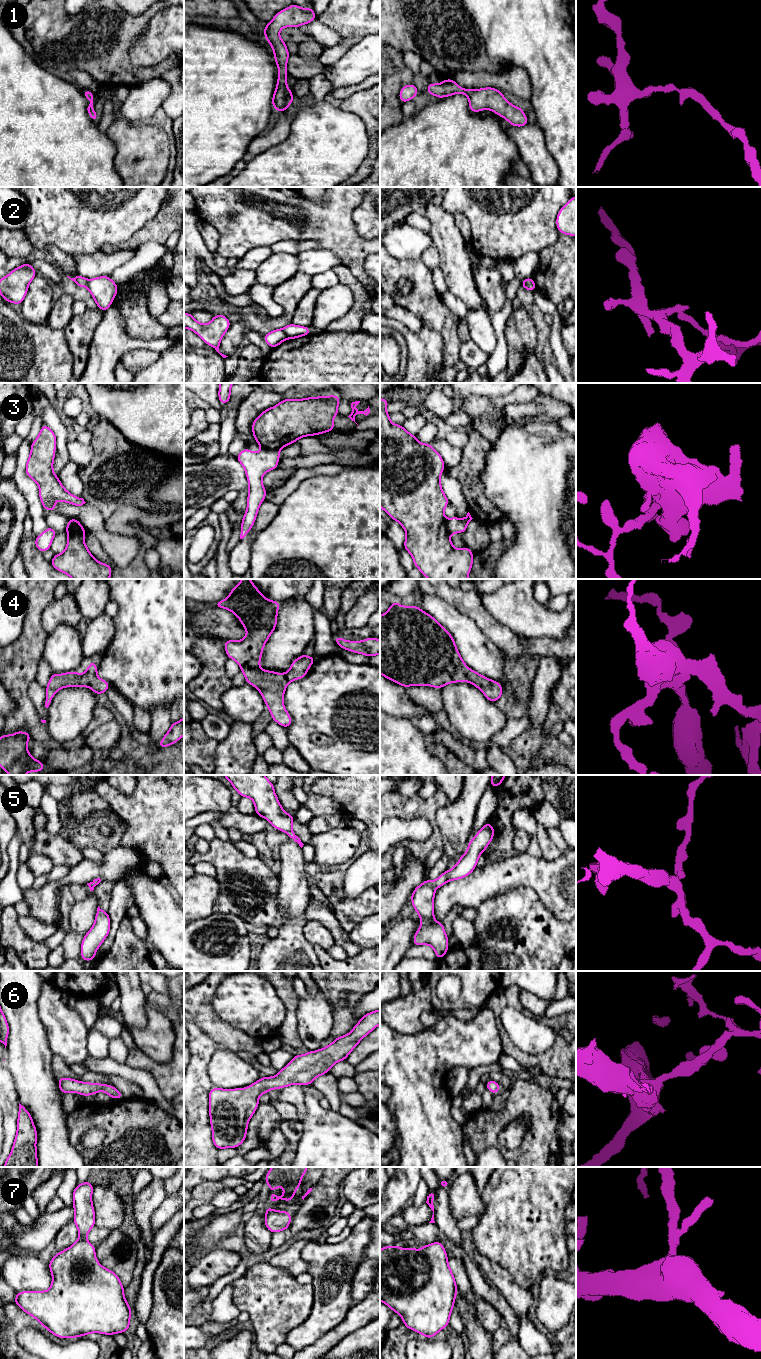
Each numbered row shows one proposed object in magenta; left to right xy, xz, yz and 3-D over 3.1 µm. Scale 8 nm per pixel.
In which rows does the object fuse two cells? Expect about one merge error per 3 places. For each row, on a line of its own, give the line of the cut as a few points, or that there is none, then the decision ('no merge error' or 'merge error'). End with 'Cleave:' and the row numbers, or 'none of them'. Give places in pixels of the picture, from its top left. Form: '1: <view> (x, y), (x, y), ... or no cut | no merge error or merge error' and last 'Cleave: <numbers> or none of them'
1: no cut | no merge error
2: xz (281, 329), (287, 338) | merge error
3: xy (81, 525), (78, 529), (67, 533) | merge error
4: no cut | no merge error
5: no cut | no merge error
6: no cut | no merge error
7: no cut | no merge error
Cleave: 2, 3

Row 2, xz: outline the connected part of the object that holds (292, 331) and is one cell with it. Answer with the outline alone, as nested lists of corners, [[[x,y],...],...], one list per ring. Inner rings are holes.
[[[293,323],[288,324],[282,329],[287,336],[287,339],[295,339],[301,336],[310,335],[310,328],[306,326],[297,326]]]

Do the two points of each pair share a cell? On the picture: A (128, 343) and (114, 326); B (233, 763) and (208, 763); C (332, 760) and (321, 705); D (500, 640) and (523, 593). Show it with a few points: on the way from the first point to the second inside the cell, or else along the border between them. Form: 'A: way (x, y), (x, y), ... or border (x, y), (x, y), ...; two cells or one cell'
A: way (124, 339), (115, 330); one cell
B: border (218, 742), (213, 757), (213, 764); two cells
C: way (316, 753), (305, 742), (306, 721); one cell
D: border (488, 612), (518, 635); two cells

